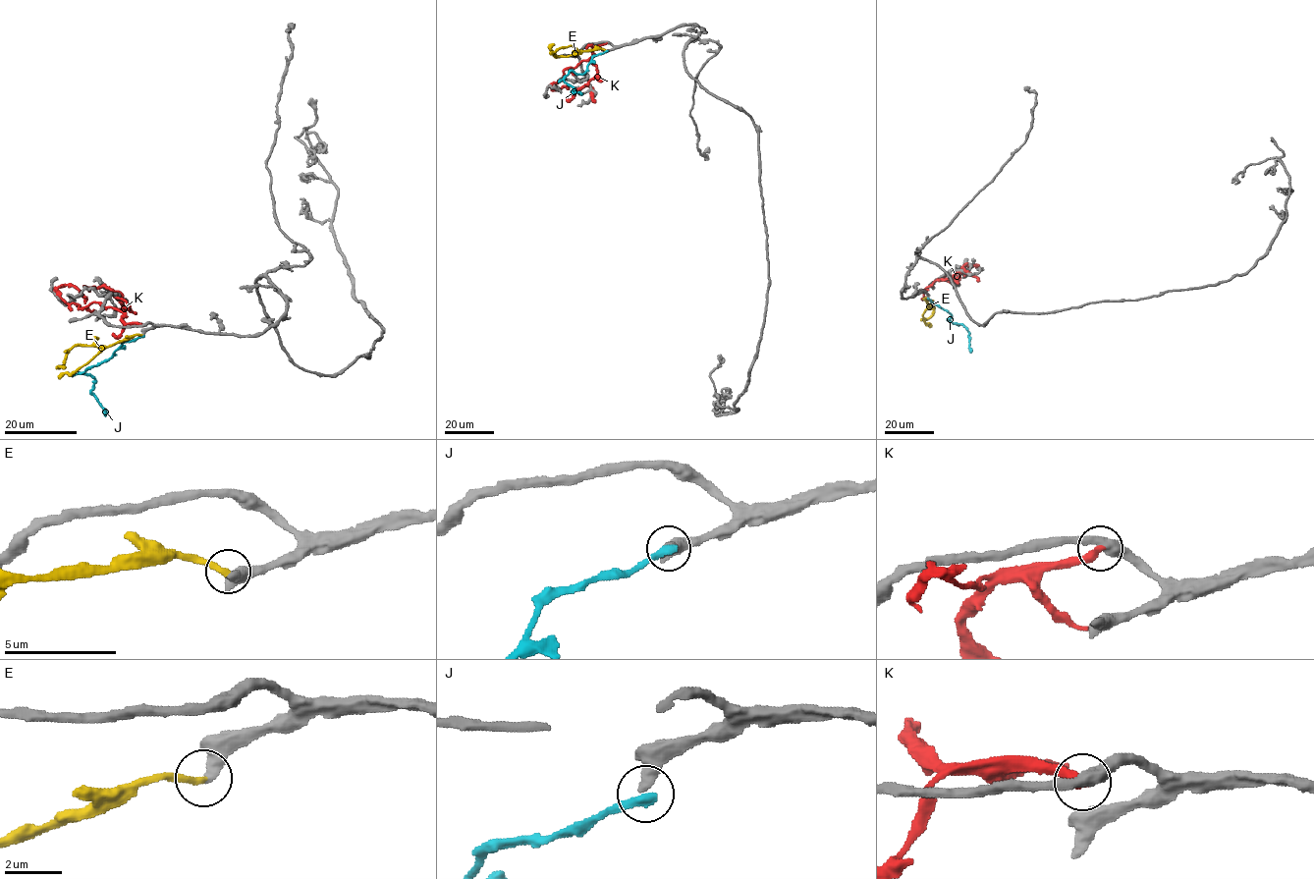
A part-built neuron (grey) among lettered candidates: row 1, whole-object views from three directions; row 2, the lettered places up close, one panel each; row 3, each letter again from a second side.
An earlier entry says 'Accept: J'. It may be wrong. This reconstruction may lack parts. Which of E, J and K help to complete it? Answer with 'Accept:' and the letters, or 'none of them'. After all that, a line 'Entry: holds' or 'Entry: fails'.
Accept: E
Entry: fails

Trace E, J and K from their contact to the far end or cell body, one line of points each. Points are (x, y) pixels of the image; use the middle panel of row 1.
E: (606, 50), (555, 56), (551, 49), (554, 44)
J: (607, 50), (594, 55), (582, 74), (570, 71), (566, 76), (564, 81), (574, 88), (572, 91), (581, 93)
K: (607, 42), (597, 44), (592, 50), (592, 57), (565, 70), (563, 78), (548, 86), (554, 89), (568, 86)

